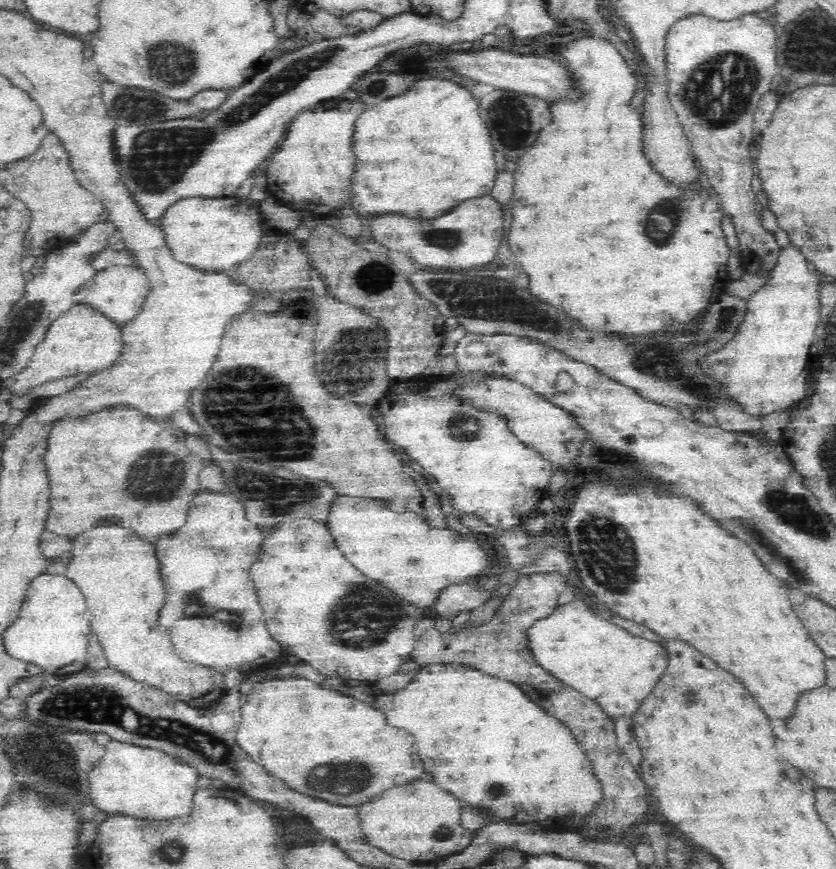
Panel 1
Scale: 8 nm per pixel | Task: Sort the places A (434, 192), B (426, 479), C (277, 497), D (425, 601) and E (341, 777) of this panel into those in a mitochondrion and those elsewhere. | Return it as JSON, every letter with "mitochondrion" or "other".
{"A":"other","B":"other","C":"mitochondrion","D":"other","E":"mitochondrion"}

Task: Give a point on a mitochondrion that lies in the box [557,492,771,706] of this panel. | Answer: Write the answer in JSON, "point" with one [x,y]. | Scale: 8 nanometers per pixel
{"point":[611,557]}

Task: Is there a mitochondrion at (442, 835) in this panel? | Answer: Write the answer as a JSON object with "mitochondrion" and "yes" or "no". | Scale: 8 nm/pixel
{"mitochondrion":"no"}

